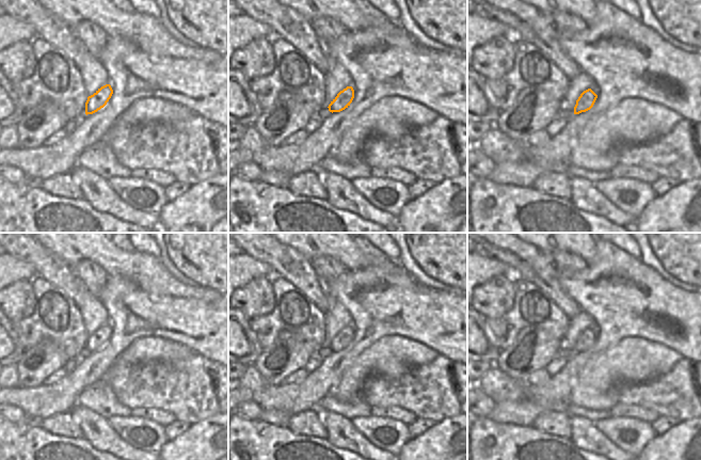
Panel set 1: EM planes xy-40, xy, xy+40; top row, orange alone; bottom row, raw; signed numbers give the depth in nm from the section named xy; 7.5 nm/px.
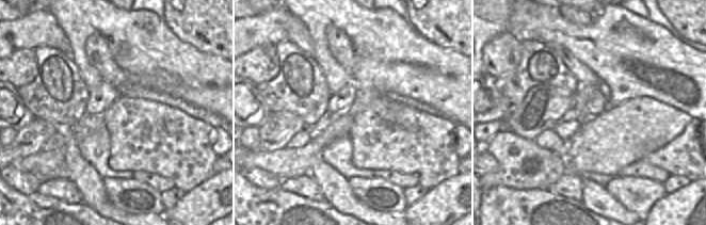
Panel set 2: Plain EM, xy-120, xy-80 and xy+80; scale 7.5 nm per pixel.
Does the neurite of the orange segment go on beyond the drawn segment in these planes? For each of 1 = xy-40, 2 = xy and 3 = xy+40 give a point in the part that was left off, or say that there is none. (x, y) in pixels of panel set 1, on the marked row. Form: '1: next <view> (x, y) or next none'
1: next none
2: next none
3: next none

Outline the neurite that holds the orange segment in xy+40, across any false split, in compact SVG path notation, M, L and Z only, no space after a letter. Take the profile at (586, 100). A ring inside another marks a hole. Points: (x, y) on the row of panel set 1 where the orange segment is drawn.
M591 89L584 91L576 100L574 114L579 114L590 110L593 107L596 98L598 95Z

